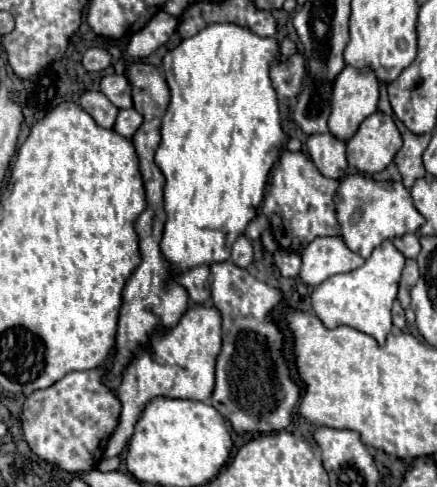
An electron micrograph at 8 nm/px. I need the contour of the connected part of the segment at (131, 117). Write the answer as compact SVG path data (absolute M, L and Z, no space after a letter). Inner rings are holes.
M122 109L118 113L116 123L114 123L114 131L130 141L132 135L136 133L136 129L140 127L140 123L142 123L142 117L140 117L140 113L136 109Z

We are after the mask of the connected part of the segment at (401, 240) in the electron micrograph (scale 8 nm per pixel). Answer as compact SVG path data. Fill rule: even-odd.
M408 233L408 235L396 237L392 243L394 243L394 247L396 247L404 257L416 259L418 253L420 253L420 239L418 239L416 233Z

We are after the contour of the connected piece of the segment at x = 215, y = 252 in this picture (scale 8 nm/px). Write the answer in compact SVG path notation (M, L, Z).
M214 23L204 27L202 31L198 31L194 37L188 37L184 41L180 41L180 45L176 49L172 49L166 57L164 57L164 75L172 93L170 105L162 117L162 141L160 147L156 151L156 165L160 167L160 171L164 173L166 185L164 185L164 211L166 211L166 225L164 225L164 237L160 241L160 249L164 249L164 257L168 257L168 261L172 261L172 271L174 273L186 273L192 267L198 265L212 265L212 263L222 263L230 259L230 247L236 241L236 237L240 237L240 233L246 231L248 223L256 217L256 207L260 207L262 199L264 199L264 189L266 189L266 181L270 175L272 165L276 163L282 143L284 143L284 131L280 125L280 111L278 111L278 99L276 99L276 91L272 87L270 75L268 75L268 67L274 61L276 53L279 52L279 44L273 37L258 37L252 31L238 27L234 23Z

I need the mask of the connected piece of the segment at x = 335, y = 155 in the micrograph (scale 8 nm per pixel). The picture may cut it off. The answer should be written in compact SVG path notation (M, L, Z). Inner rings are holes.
M330 133L310 135L306 141L306 151L314 161L316 169L324 173L324 177L340 181L346 175L346 145L338 141Z

